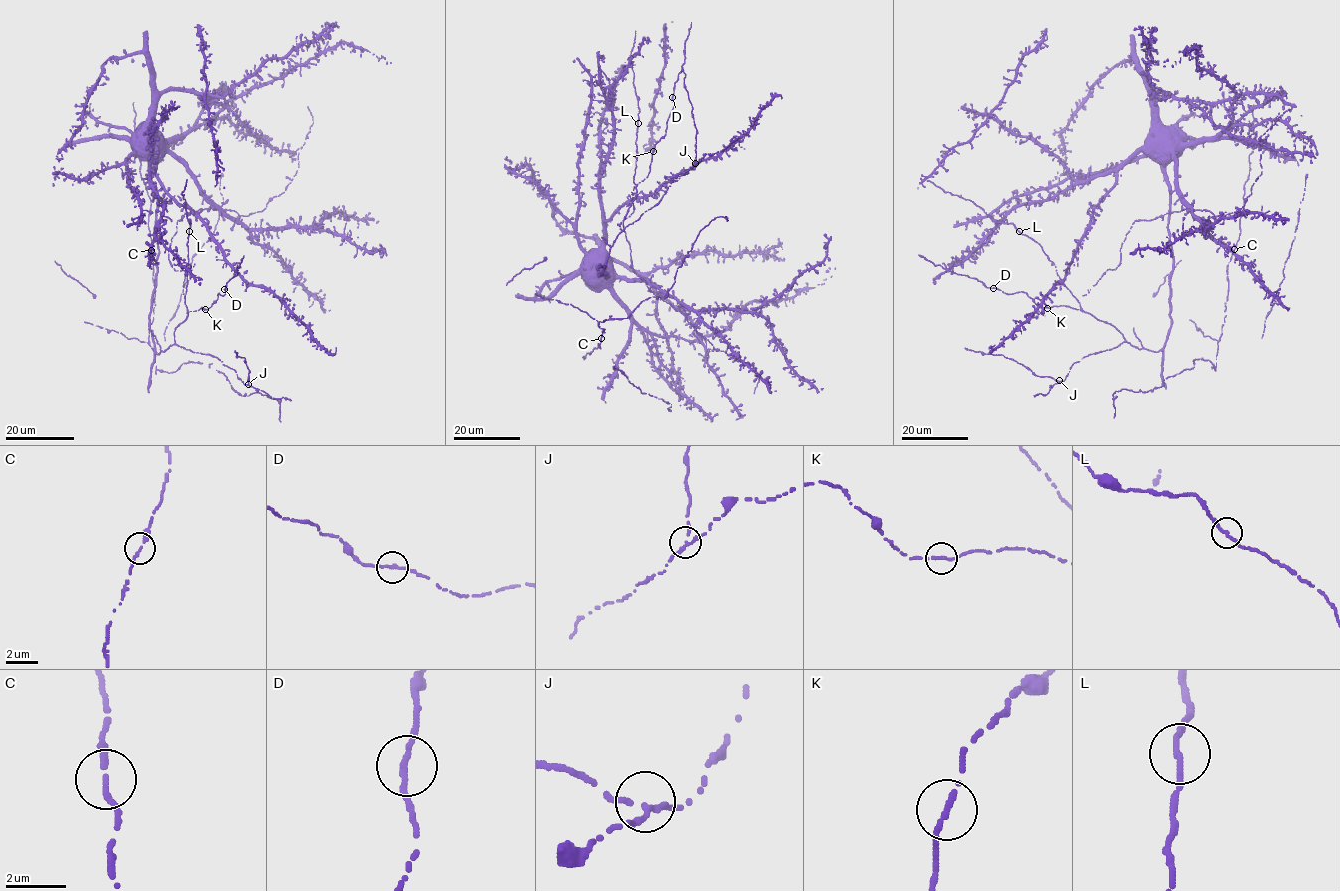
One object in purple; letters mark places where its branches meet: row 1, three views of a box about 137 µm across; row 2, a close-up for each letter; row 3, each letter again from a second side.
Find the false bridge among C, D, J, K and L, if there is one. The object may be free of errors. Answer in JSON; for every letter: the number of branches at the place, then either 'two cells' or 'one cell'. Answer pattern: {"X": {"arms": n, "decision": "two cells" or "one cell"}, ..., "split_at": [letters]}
{"C": {"arms": 2, "decision": "one cell"}, "D": {"arms": 2, "decision": "one cell"}, "J": {"arms": 2, "decision": "one cell"}, "K": {"arms": 2, "decision": "one cell"}, "L": {"arms": 2, "decision": "one cell"}, "split_at": []}

